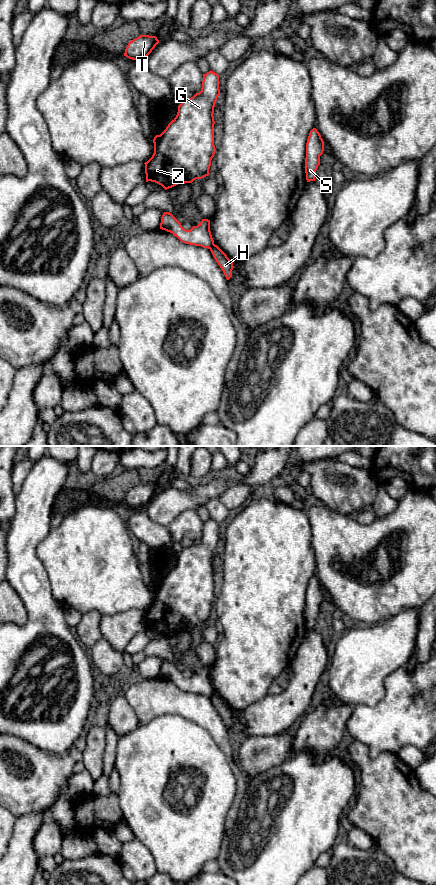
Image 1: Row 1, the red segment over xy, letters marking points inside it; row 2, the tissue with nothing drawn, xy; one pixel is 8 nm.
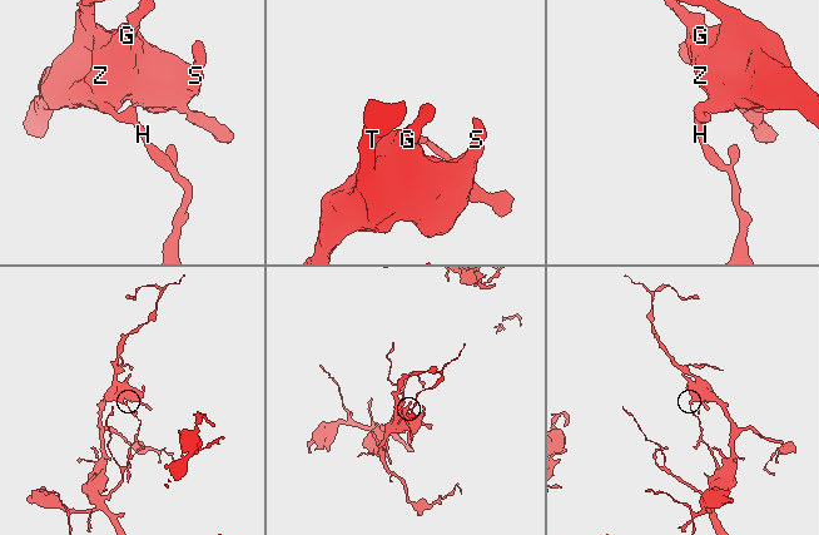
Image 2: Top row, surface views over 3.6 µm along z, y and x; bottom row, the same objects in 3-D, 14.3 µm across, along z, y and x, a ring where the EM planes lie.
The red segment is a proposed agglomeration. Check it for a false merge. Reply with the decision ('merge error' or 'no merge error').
merge error

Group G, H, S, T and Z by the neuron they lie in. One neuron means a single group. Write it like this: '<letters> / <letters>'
G S T Z / H

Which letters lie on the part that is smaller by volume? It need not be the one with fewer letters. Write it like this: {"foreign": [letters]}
{"foreign": ["H"]}

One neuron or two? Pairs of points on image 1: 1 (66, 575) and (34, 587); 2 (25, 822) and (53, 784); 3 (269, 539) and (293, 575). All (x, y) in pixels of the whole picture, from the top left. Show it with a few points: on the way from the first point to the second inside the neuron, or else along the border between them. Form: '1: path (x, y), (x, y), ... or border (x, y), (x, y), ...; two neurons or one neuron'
1: border (40, 560), (47, 573), (51, 594), (59, 603); two neurons
2: border (49, 808), (29, 812), (17, 817); two neurons
3: path (269, 548), (269, 551), (284, 566); one neuron

